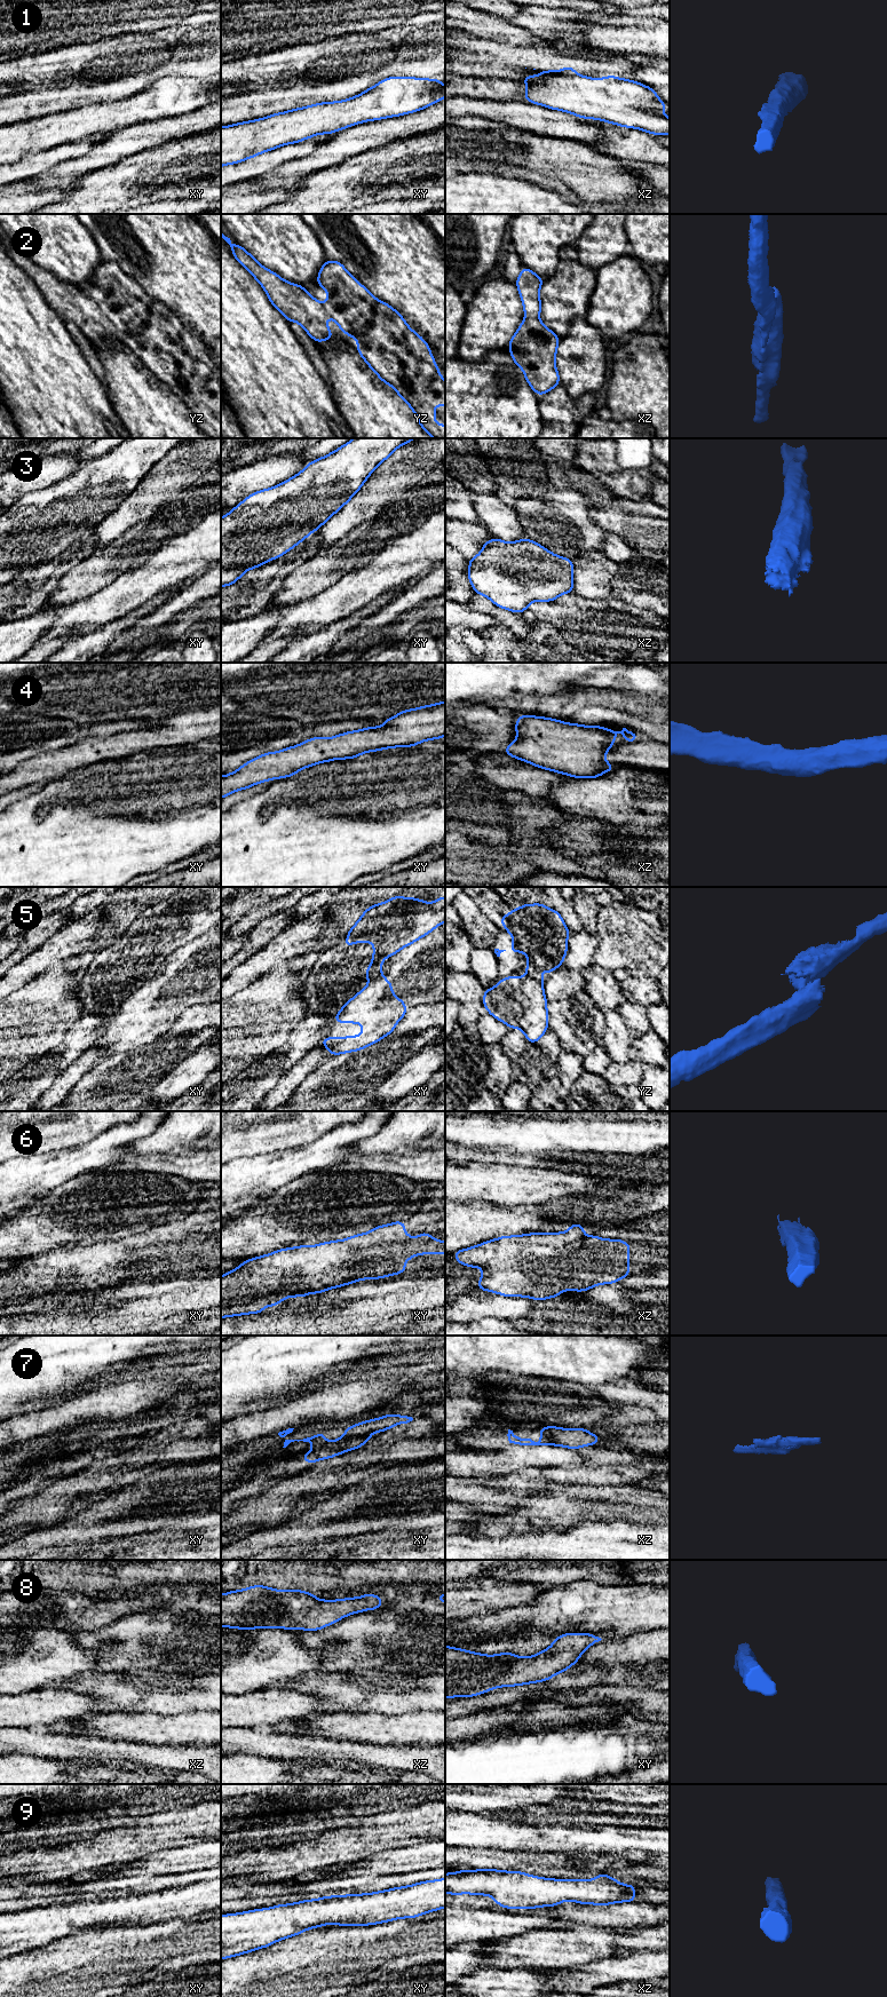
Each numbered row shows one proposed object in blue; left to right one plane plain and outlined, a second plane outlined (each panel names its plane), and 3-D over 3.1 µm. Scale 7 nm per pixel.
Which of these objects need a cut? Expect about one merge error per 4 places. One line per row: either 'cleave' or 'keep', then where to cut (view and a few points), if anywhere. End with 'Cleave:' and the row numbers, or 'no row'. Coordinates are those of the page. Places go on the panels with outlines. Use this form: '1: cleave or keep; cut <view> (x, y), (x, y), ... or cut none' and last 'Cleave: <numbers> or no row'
1: keep; cut none
2: keep; cut none
3: keep; cut none
4: keep; cut none
5: cleave; cut yz (527, 973), (538, 981)
6: keep; cut none
7: cleave; cut xy (367, 1434), (338, 1440)
8: keep; cut none
9: keep; cut none
Cleave: 5, 7

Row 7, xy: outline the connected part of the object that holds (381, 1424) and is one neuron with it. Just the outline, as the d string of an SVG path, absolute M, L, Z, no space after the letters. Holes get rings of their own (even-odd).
M386 1414L383 1417L366 1420L354 1426L349 1426L344 1431L344 1435L338 1440L347 1440L356 1436L367 1436L377 1432L385 1432L398 1424L407 1424L412 1421L412 1417L395 1414Z

